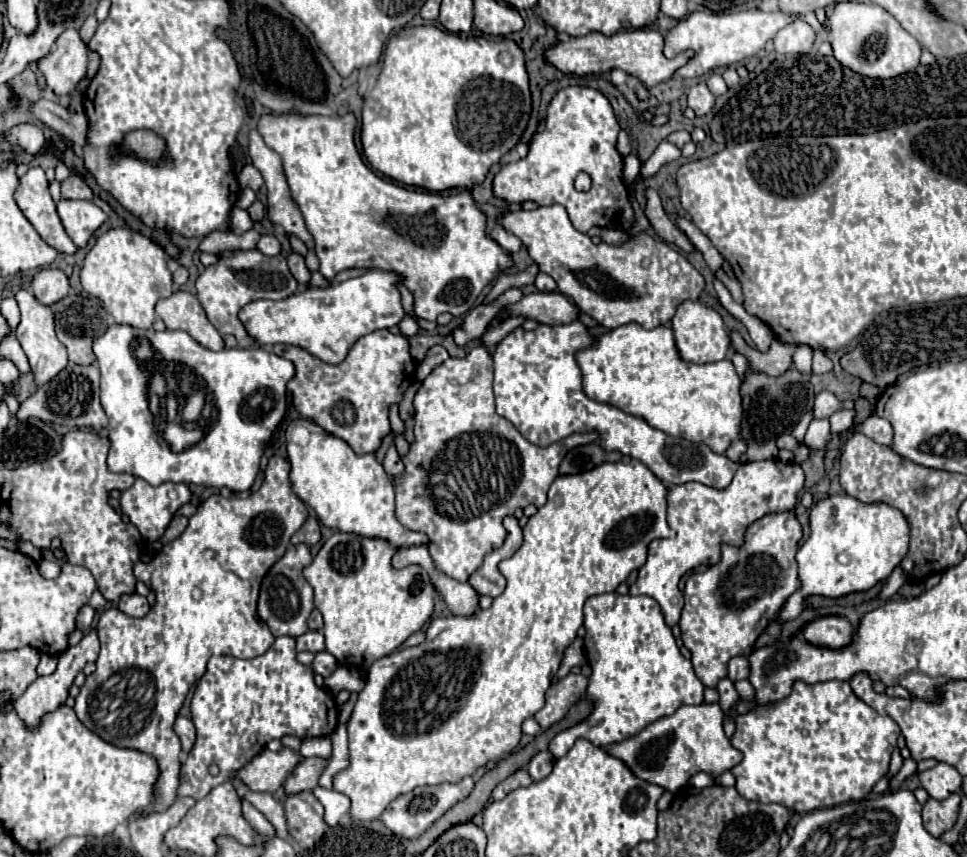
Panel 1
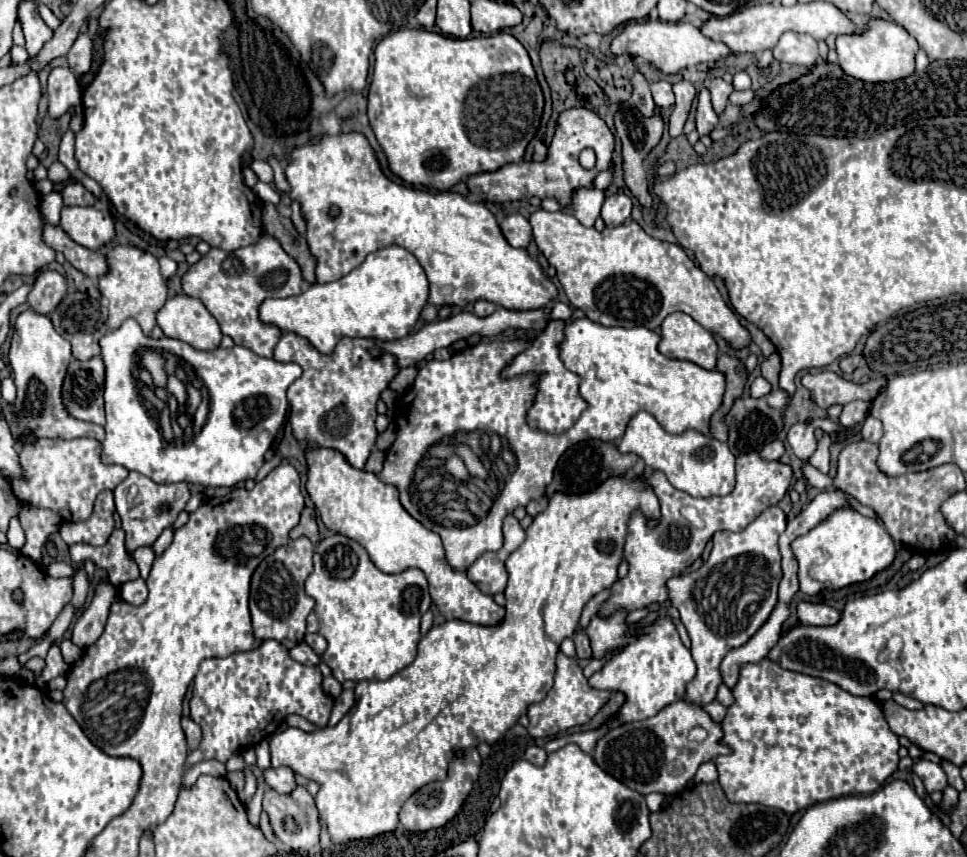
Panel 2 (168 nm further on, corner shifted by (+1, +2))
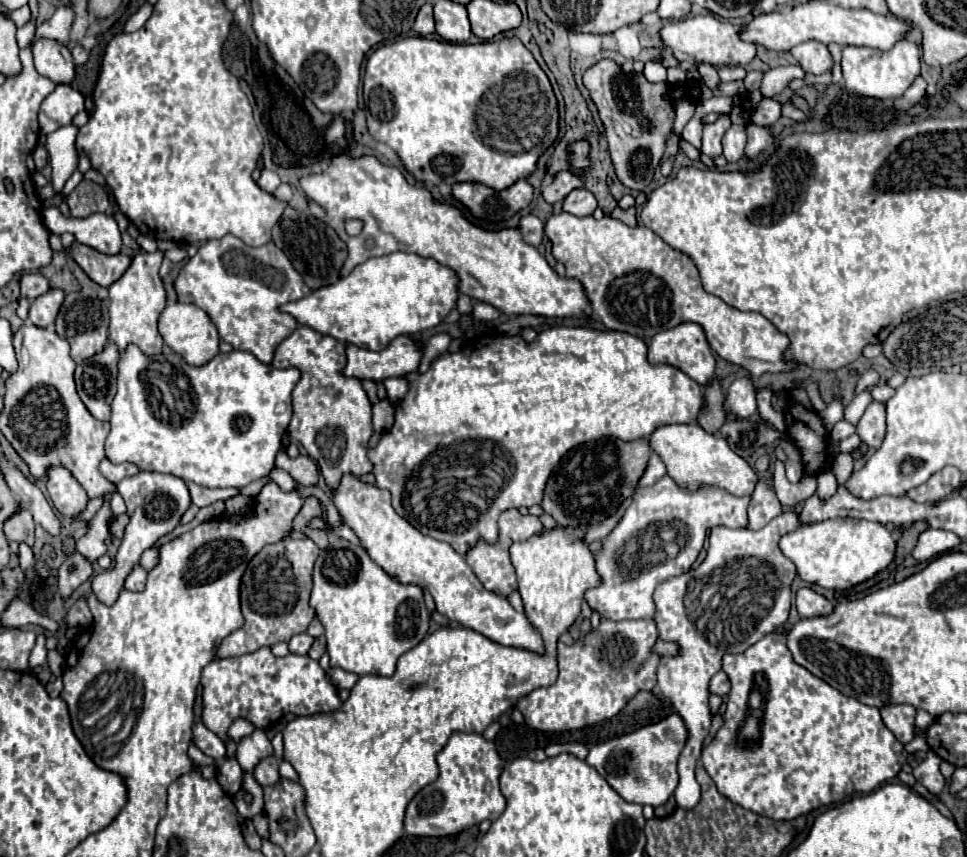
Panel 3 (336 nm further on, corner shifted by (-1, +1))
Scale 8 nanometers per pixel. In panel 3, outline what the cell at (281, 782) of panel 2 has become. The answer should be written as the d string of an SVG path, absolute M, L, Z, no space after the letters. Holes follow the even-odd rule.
M267 756L263 758L255 768L253 768L253 776L257 780L257 784L261 786L271 786L271 784L277 784L279 782L279 762L275 756Z

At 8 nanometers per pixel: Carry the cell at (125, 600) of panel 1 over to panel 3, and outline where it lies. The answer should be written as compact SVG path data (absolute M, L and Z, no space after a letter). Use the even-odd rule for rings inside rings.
M137 564L137 566L131 570L131 574L127 576L125 588L127 588L127 590L133 590L133 592L139 592L139 590L145 588L145 580L147 580L147 572Z

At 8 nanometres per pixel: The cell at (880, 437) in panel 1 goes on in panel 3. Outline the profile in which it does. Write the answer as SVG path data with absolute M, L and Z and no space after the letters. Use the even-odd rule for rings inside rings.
M873 402L857 424L859 438L871 446L879 448L885 438L885 402Z

